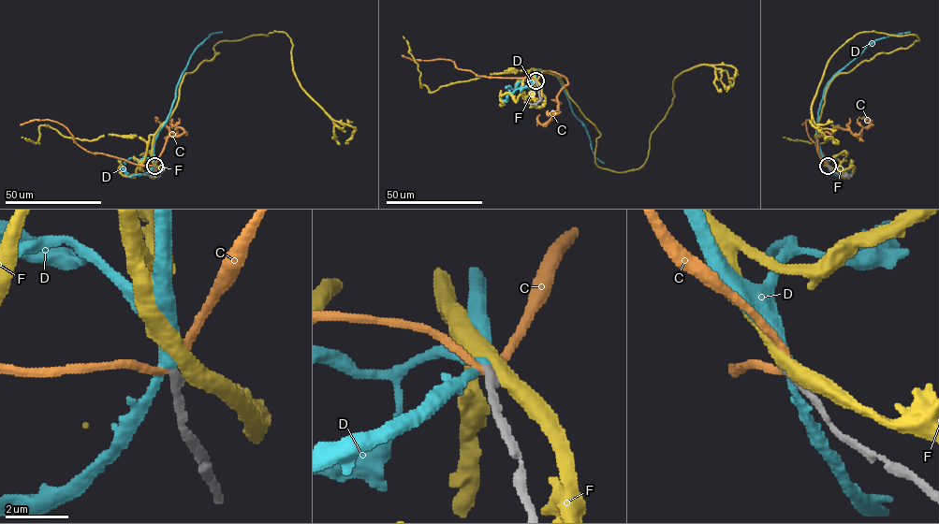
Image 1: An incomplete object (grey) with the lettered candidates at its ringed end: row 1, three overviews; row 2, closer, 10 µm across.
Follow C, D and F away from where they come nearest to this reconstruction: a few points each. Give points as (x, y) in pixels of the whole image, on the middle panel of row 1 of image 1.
C: (535, 81), (476, 76), (469, 70), (458, 69), (449, 60), (411, 60), (402, 55)
D: (535, 80), (536, 71), (551, 71), (556, 76), (572, 113), (586, 129), (594, 153), (604, 163)
F: (536, 81), (560, 78), (617, 172), (644, 163), (682, 72), (732, 65), (726, 92)

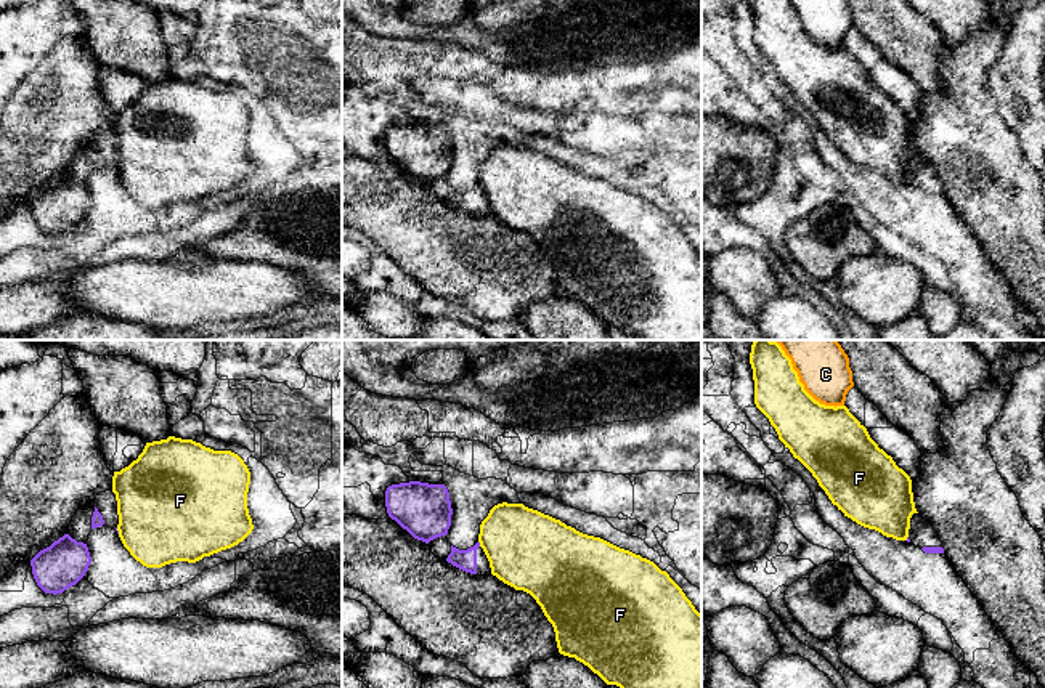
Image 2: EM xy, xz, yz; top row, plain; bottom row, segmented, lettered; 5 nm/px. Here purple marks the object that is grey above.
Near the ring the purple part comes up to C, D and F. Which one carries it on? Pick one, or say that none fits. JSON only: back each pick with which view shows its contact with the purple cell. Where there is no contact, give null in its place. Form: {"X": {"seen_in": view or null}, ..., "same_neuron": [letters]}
{"D": {"seen_in": null}, "same_neuron": ["D"]}

